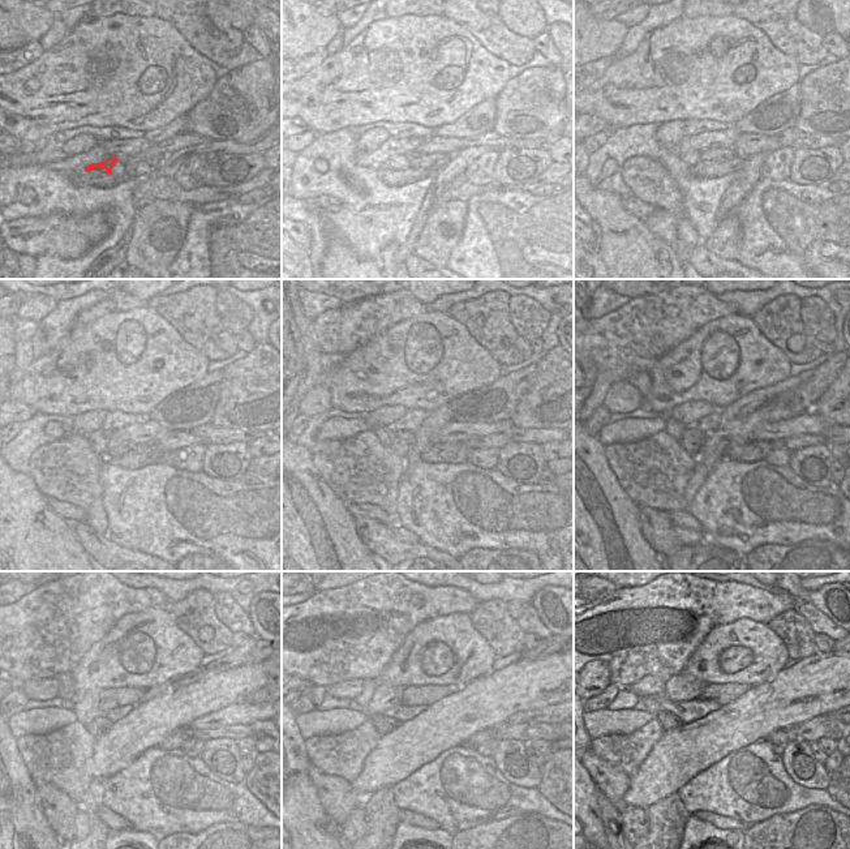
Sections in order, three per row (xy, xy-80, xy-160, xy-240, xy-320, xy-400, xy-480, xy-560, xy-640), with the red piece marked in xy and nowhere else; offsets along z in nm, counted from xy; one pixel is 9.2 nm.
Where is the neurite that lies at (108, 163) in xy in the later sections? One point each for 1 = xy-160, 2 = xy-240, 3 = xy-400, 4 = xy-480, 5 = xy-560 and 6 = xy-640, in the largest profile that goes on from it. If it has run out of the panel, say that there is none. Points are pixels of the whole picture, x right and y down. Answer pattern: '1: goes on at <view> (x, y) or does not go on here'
1: goes on at xy-160 (691, 157)
2: goes on at xy-240 (97, 440)
3: goes on at xy-400 (675, 429)
4: goes on at xy-480 (86, 706)
5: goes on at xy-560 (383, 698)
6: goes on at xy-640 (678, 687)

